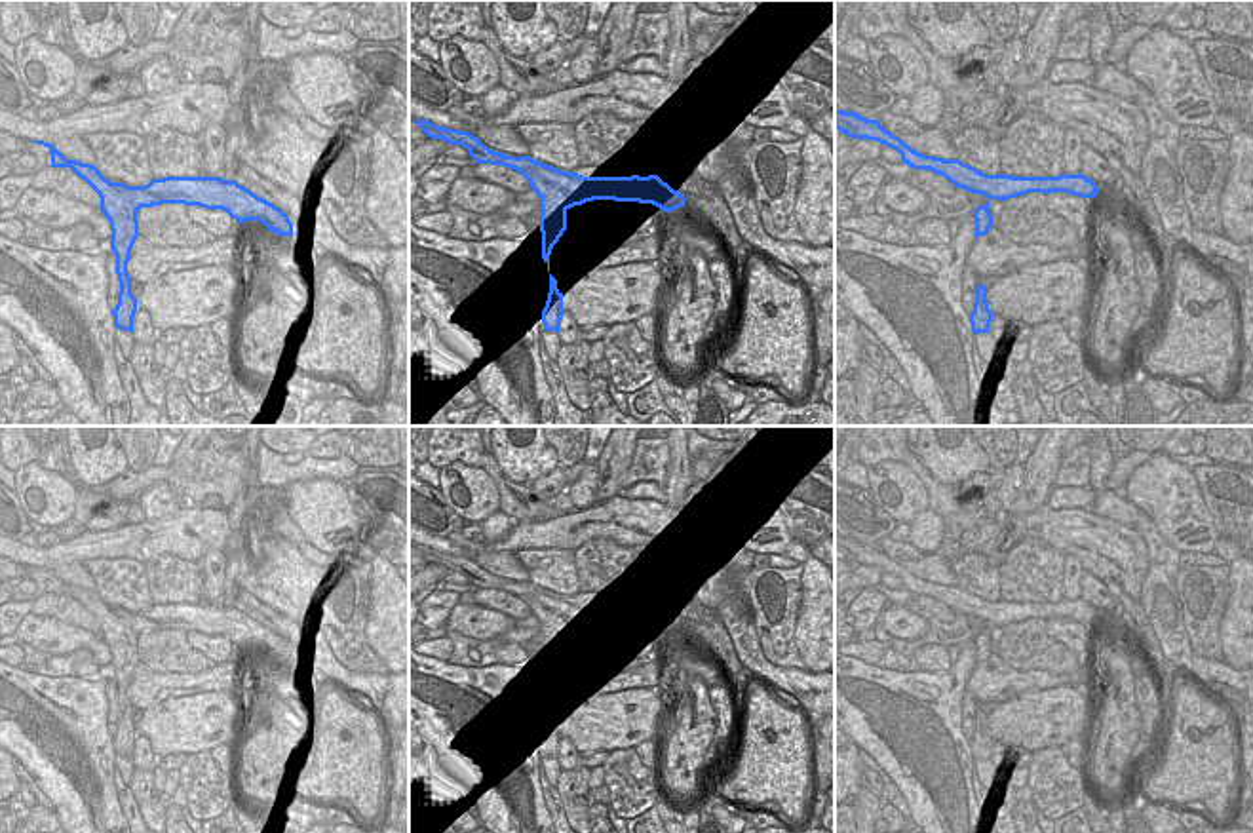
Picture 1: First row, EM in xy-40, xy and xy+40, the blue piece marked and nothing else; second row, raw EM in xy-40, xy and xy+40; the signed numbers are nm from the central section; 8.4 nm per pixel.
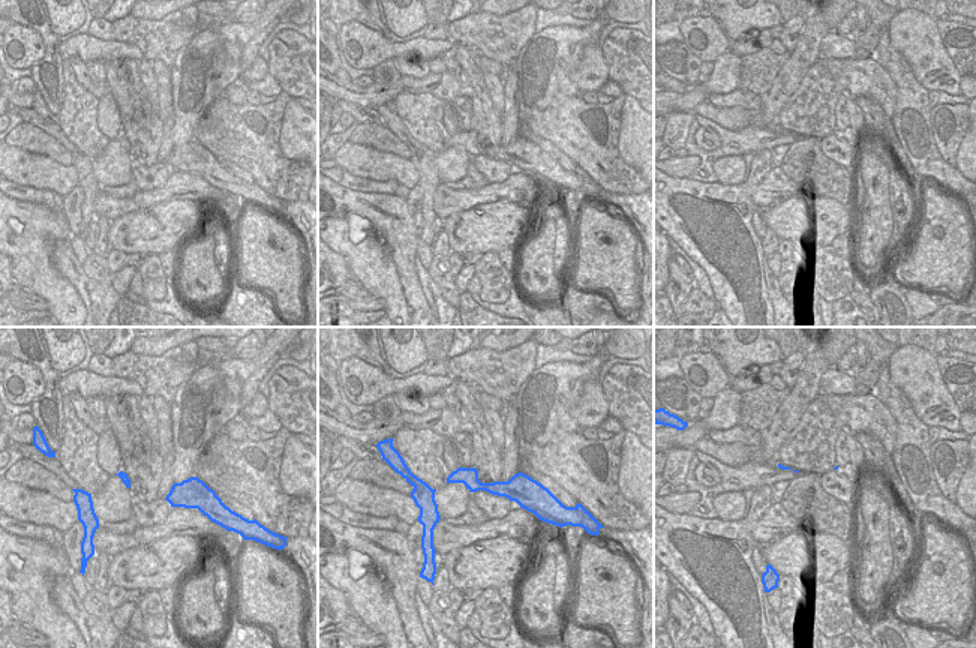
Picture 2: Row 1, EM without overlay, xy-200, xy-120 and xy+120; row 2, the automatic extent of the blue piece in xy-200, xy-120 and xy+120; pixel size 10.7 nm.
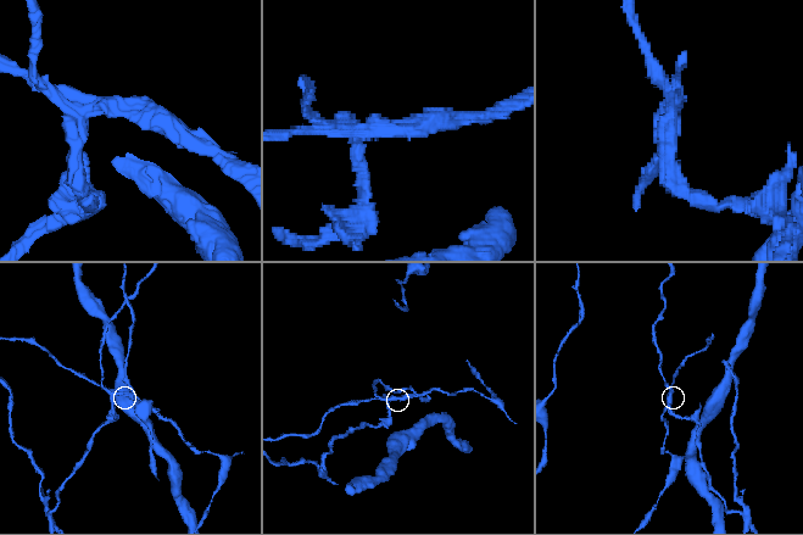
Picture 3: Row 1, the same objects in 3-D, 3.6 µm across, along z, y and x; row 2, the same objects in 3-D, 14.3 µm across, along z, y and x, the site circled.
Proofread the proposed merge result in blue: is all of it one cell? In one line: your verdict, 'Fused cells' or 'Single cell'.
Fused cells.

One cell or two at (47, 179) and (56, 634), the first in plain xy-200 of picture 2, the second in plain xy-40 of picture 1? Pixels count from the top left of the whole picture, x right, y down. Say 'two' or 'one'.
one

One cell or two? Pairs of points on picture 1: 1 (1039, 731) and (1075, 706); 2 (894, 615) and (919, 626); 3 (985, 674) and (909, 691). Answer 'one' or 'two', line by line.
1: one
2: one
3: two

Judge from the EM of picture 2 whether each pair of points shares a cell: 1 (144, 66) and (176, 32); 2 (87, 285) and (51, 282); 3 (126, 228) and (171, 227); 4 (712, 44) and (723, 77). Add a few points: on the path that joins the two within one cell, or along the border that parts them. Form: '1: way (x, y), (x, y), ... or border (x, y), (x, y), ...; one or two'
1: border (144, 57), (150, 62); two
2: border (51, 255), (51, 264), (74, 287), (87, 311); two
3: way (137, 228), (161, 227); one
4: border (727, 50), (714, 62); two

